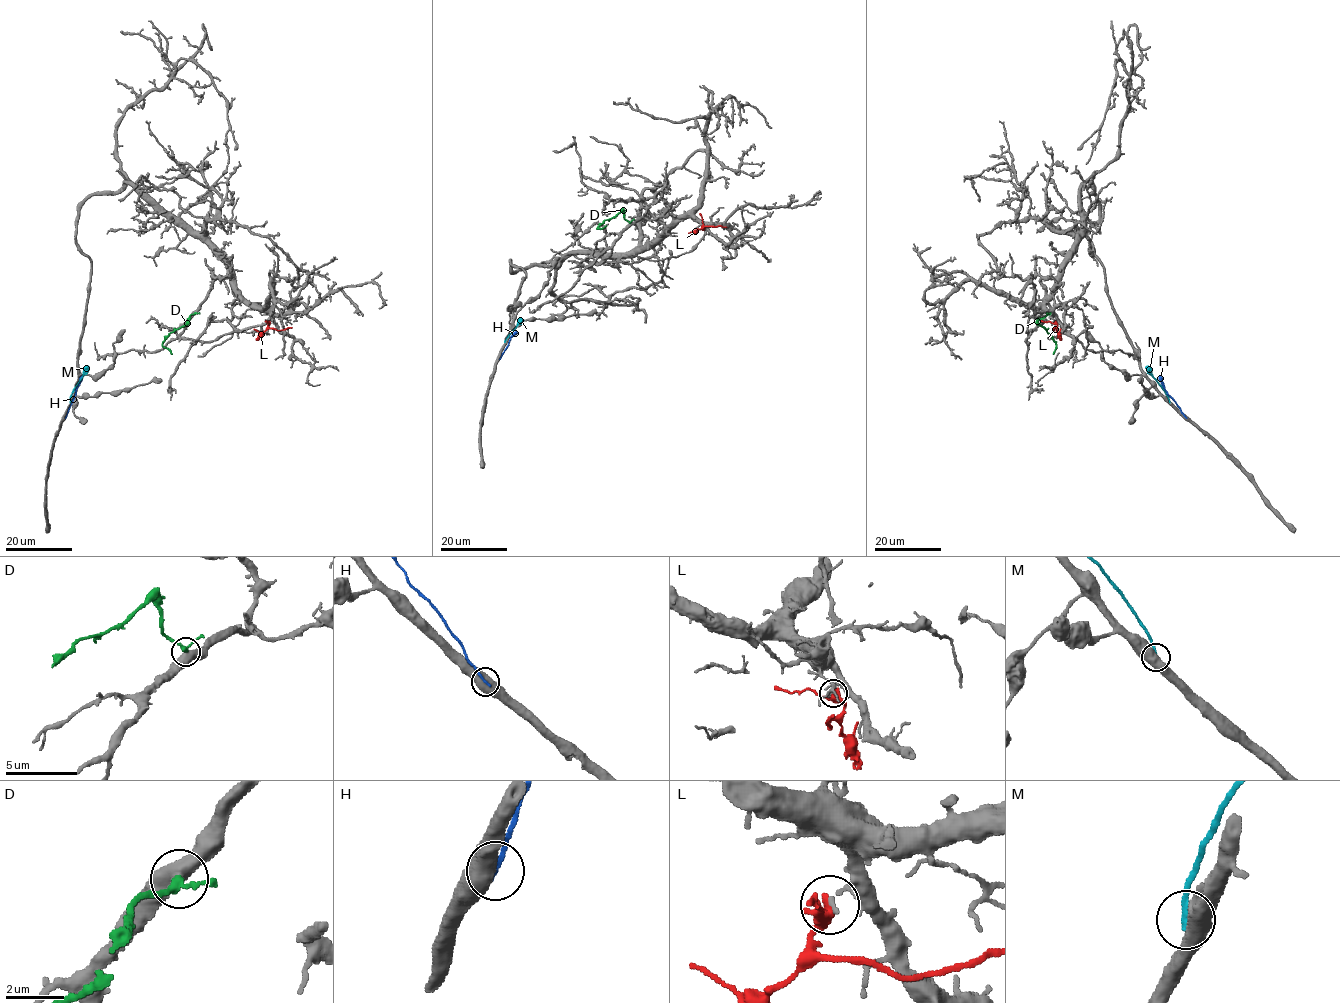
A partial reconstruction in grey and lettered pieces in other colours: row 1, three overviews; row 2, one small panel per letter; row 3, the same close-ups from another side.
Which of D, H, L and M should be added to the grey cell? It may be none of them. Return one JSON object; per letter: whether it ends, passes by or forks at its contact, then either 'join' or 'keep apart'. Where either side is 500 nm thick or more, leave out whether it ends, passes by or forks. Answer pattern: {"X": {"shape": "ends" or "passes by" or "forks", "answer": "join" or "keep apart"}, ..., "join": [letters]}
{"D": {"answer": "join"}, "H": {"answer": "keep apart"}, "L": {"shape": "passes by", "answer": "keep apart"}, "M": {"answer": "keep apart"}, "join": ["D"]}

